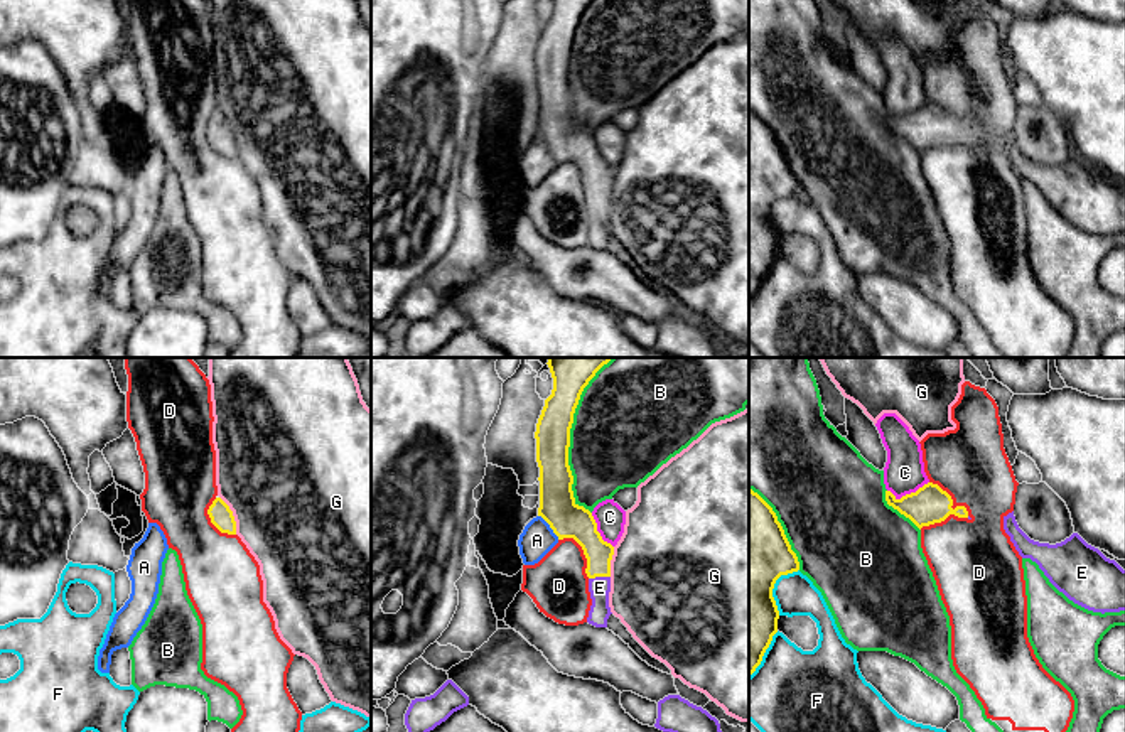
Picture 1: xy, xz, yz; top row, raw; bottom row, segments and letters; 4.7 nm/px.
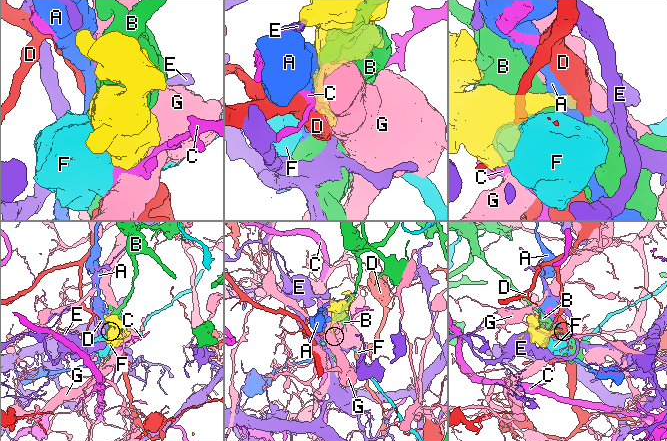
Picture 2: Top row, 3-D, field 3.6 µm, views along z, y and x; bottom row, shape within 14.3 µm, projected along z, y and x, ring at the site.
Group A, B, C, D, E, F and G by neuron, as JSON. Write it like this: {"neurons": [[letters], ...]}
{"neurons": [["A"], ["B"], ["C"], ["D"], ["E"], ["F"], ["G"]]}

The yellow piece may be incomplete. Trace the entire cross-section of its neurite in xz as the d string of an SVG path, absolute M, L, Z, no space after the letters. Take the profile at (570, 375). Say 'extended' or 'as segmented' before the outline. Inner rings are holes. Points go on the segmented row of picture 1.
extended | M548 358L553 378L552 395L536 423L536 462L540 467L541 516L558 540L573 538L587 558L585 573L592 606L587 622L607 627L611 560L614 546L602 540L589 509L573 498L573 476L568 466L570 428L580 395L595 373L612 358Z

